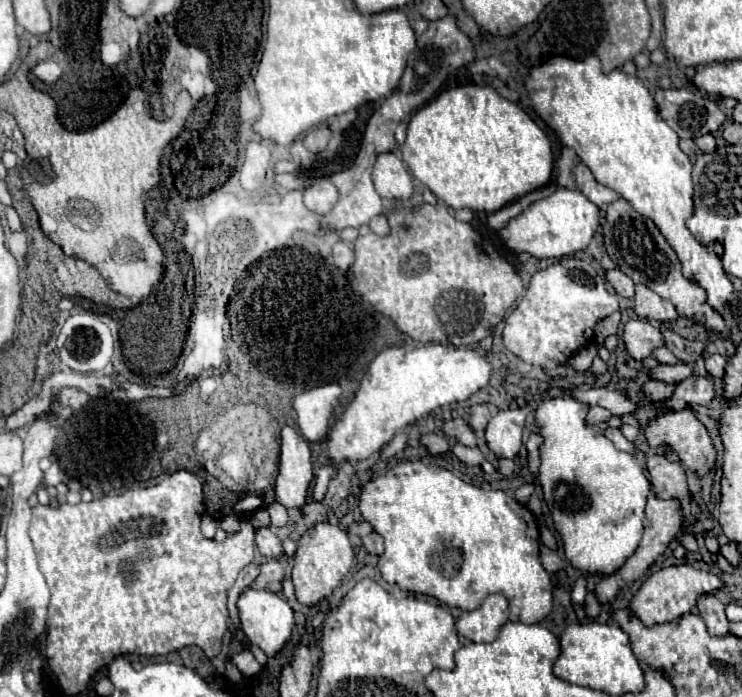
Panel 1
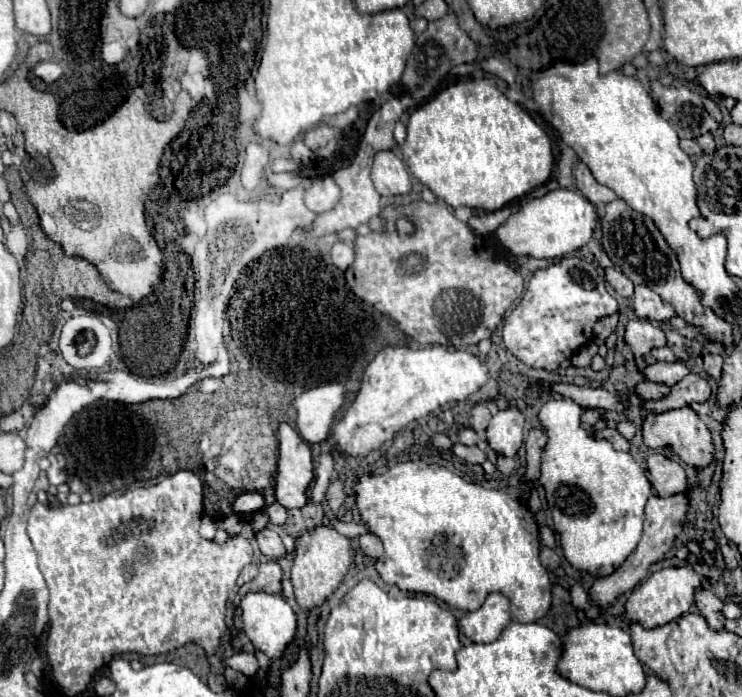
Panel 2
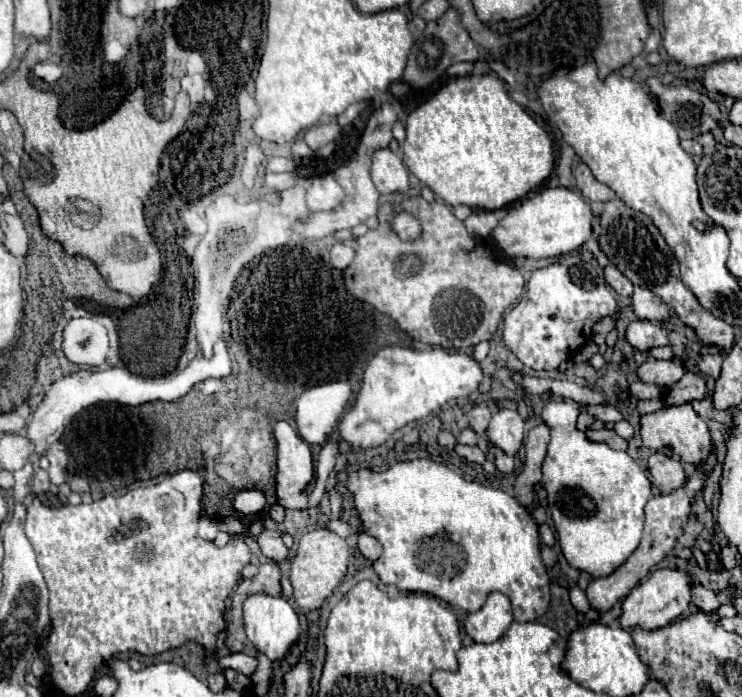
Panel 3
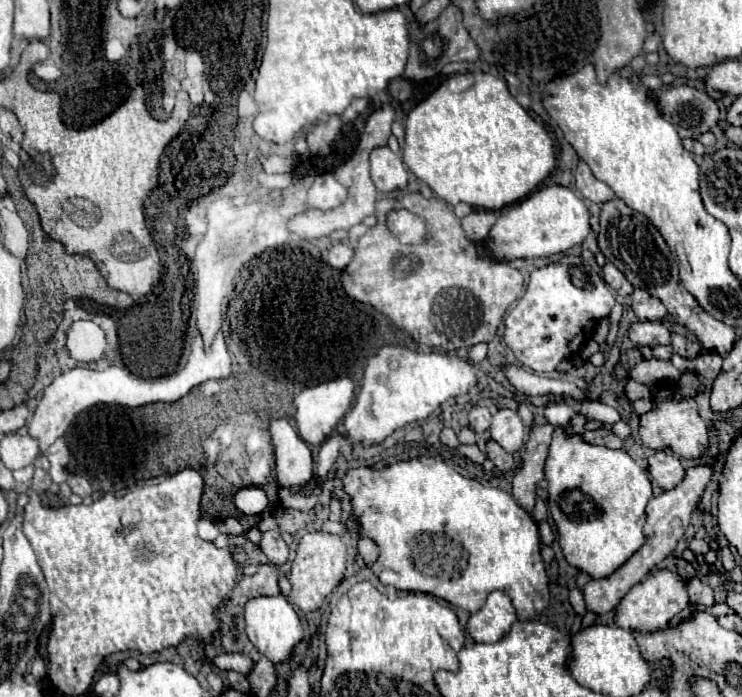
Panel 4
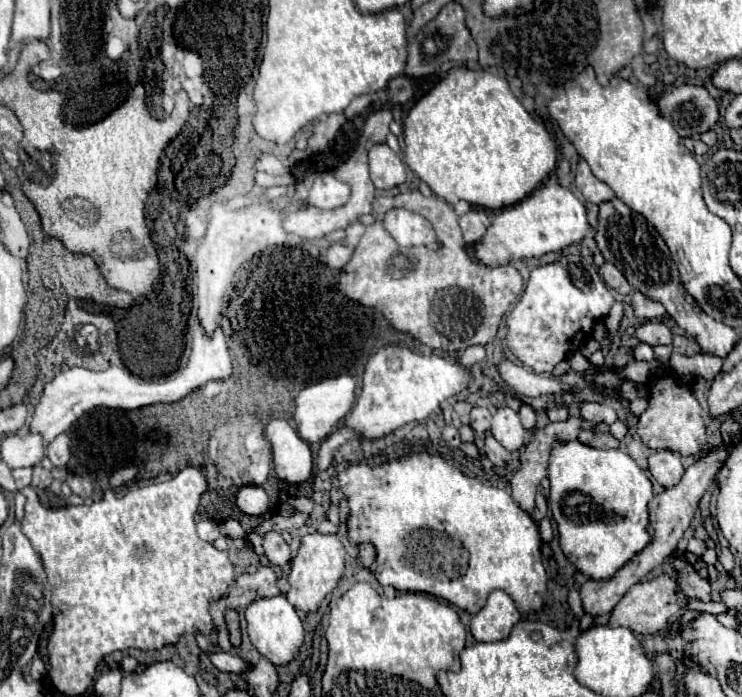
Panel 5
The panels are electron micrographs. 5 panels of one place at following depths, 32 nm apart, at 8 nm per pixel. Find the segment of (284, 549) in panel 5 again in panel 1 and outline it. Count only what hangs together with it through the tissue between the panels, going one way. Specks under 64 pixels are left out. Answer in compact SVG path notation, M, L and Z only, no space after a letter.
M258 528L256 530L256 546L262 556L266 558L280 558L284 554L282 542L274 536L270 528Z

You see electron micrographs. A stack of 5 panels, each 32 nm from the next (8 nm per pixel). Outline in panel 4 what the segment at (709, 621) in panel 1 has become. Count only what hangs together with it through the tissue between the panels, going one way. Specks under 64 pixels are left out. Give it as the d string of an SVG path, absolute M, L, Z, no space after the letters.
M698 578L688 580L688 594L690 594L692 604L702 604L702 606L714 606L716 604L712 588Z

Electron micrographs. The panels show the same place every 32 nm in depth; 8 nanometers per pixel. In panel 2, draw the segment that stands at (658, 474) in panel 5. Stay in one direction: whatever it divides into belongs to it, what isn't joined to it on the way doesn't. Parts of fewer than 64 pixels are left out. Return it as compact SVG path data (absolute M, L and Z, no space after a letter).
M652 454L648 458L648 474L658 496L666 498L674 494L686 494L686 472L678 462L668 460L662 454Z

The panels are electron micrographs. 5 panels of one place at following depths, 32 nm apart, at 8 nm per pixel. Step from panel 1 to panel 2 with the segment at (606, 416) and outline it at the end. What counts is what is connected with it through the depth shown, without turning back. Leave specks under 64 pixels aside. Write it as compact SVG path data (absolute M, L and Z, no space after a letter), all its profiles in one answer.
M588 408L586 412L584 412L584 416L582 416L582 424L584 424L584 428L592 428L596 422L600 422L600 420L604 420L604 410L600 410L600 408Z

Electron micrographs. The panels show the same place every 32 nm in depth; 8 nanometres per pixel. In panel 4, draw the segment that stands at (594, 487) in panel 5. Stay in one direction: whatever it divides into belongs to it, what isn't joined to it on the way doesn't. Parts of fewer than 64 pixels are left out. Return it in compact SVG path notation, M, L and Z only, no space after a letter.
M560 426L552 434L544 478L548 482L548 508L568 564L592 578L606 578L642 546L644 508L652 498L652 486L646 470L624 450L588 444L582 434L568 434Z

